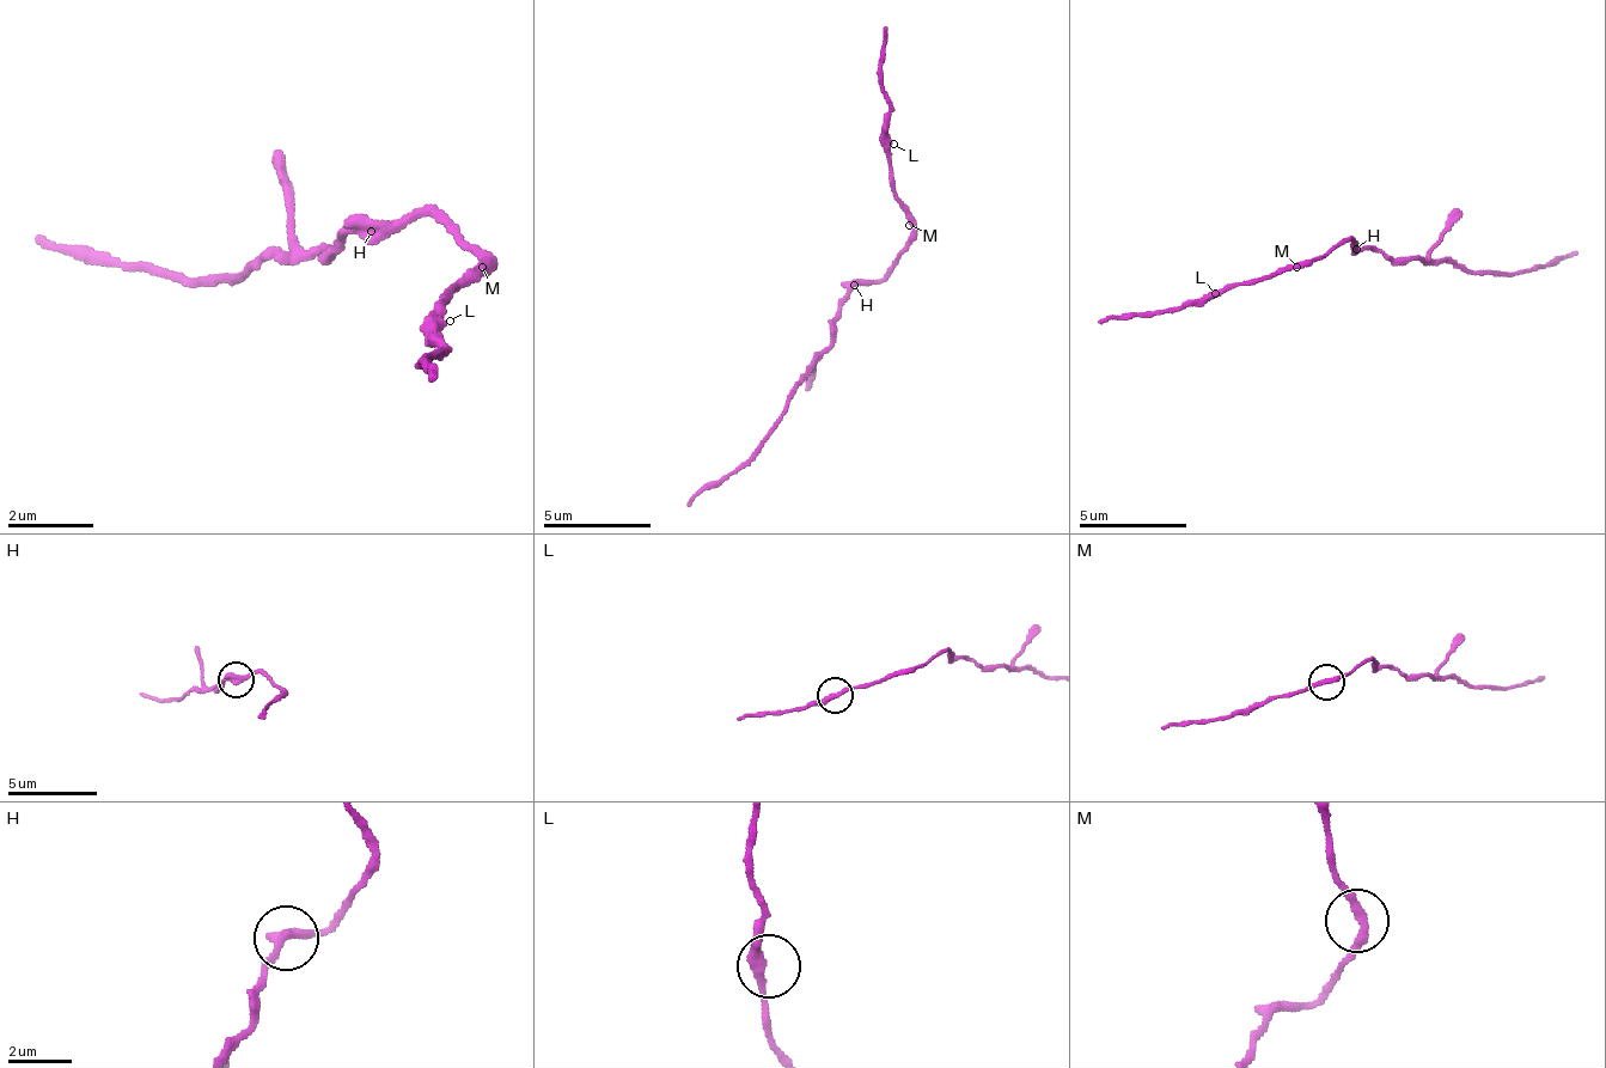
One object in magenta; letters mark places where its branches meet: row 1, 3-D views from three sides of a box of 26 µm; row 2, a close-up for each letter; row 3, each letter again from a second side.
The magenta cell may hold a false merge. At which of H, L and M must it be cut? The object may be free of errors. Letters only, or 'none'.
none

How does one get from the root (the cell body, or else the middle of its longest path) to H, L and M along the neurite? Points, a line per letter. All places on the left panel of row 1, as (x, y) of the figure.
H: (396, 224), (385, 224), (374, 235)
L: (396, 224), (407, 224), (417, 213), (428, 213), (482, 267), (439, 310), (450, 321)
M: (396, 224), (407, 224), (417, 213), (428, 213), (482, 267)

